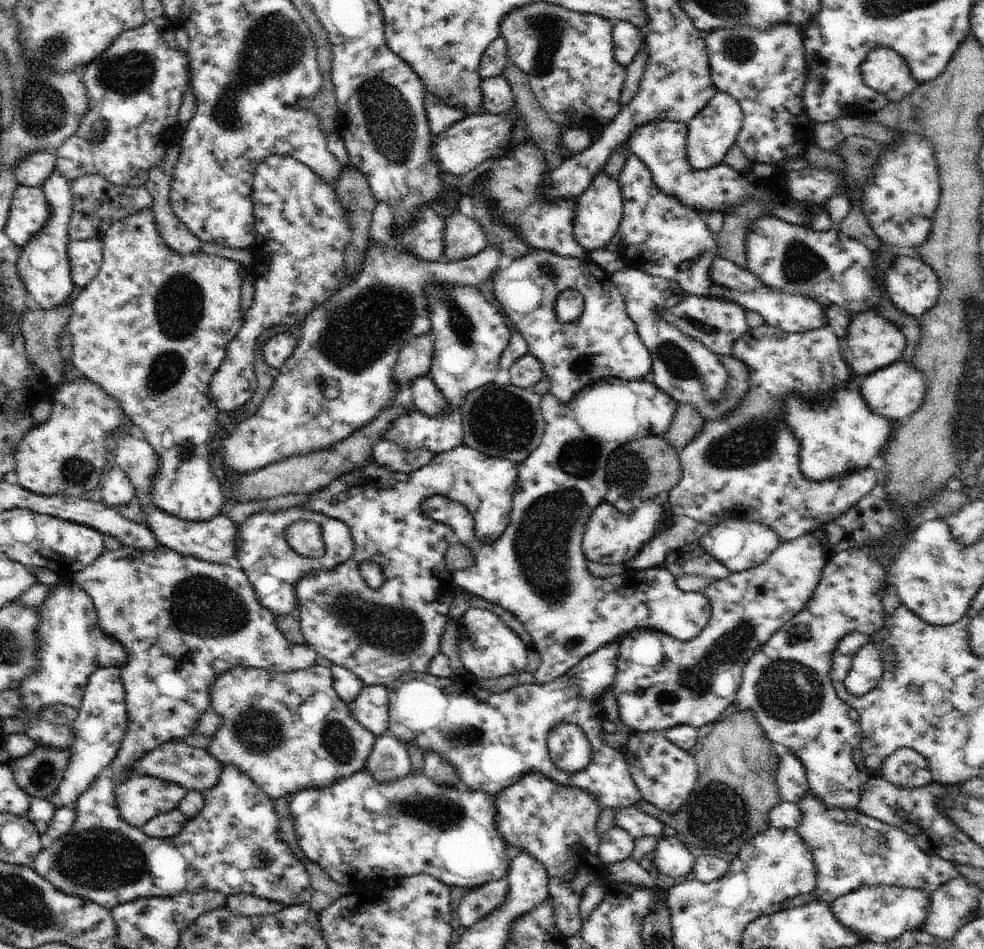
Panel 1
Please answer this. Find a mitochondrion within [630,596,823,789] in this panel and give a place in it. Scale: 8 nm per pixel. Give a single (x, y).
(722, 652)

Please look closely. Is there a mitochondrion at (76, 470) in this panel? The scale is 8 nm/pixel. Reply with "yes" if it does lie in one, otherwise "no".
yes

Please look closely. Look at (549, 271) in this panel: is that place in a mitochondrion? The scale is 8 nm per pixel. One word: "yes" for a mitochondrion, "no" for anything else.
no

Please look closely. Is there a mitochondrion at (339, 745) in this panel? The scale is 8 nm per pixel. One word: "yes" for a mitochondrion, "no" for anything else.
yes

